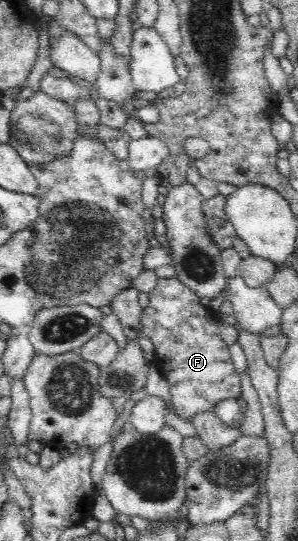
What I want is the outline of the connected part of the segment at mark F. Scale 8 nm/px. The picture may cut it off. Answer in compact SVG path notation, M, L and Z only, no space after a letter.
M158 278L156 287L148 294L149 304L143 309L140 321L142 334L150 338L155 348L157 360L168 367L157 364L161 374L167 379L172 407L177 416L189 423L199 412L214 412L215 406L225 398L238 398L241 392L241 376L235 368L229 346L219 335L221 314L199 303L200 296L176 278Z

